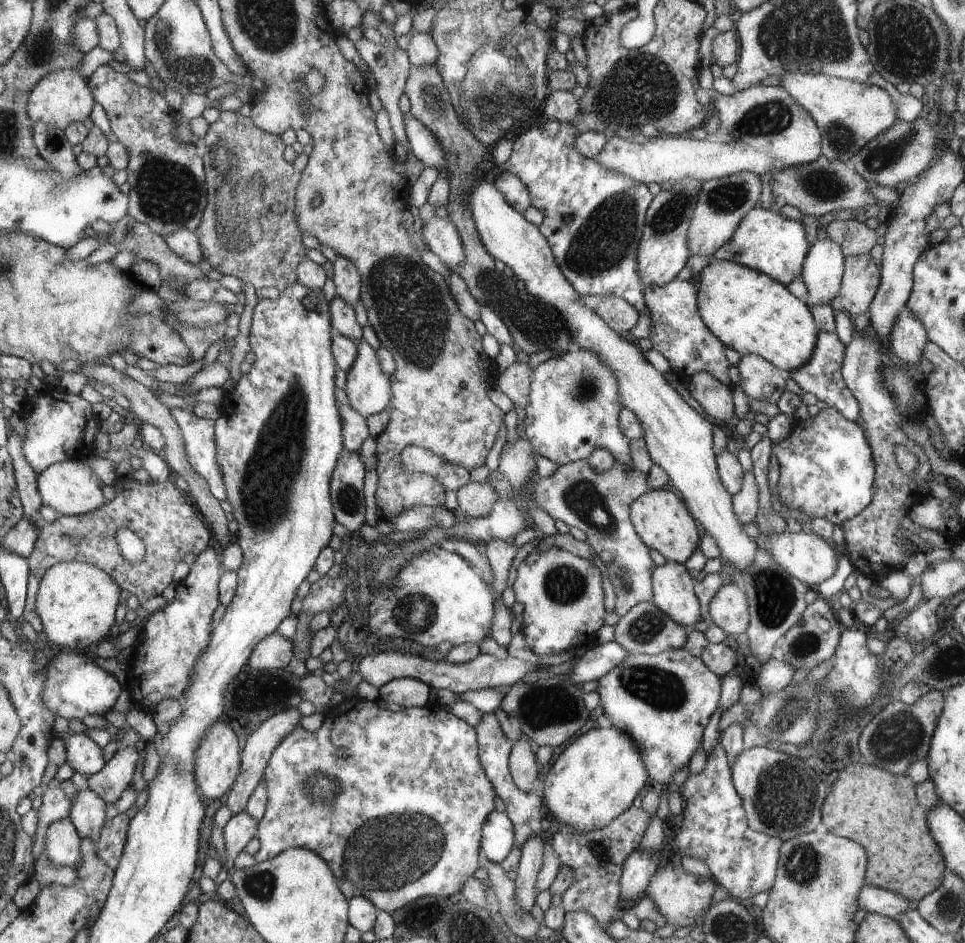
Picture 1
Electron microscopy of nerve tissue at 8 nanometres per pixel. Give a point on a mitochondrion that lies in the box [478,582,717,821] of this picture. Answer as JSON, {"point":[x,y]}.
{"point":[660,688]}

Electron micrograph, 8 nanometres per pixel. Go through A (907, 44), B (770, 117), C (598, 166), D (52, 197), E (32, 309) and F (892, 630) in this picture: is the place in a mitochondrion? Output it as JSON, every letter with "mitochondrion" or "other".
{"A":"mitochondrion","B":"mitochondrion","C":"other","D":"mitochondrion","E":"other","F":"other"}

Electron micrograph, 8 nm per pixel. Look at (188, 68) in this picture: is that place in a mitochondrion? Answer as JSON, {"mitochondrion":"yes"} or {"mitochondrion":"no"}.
{"mitochondrion":"yes"}

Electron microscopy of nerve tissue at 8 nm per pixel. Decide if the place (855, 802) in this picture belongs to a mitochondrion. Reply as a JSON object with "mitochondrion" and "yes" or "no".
{"mitochondrion":"no"}

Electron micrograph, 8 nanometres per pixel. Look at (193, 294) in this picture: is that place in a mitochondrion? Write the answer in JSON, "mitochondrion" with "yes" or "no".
{"mitochondrion":"no"}

